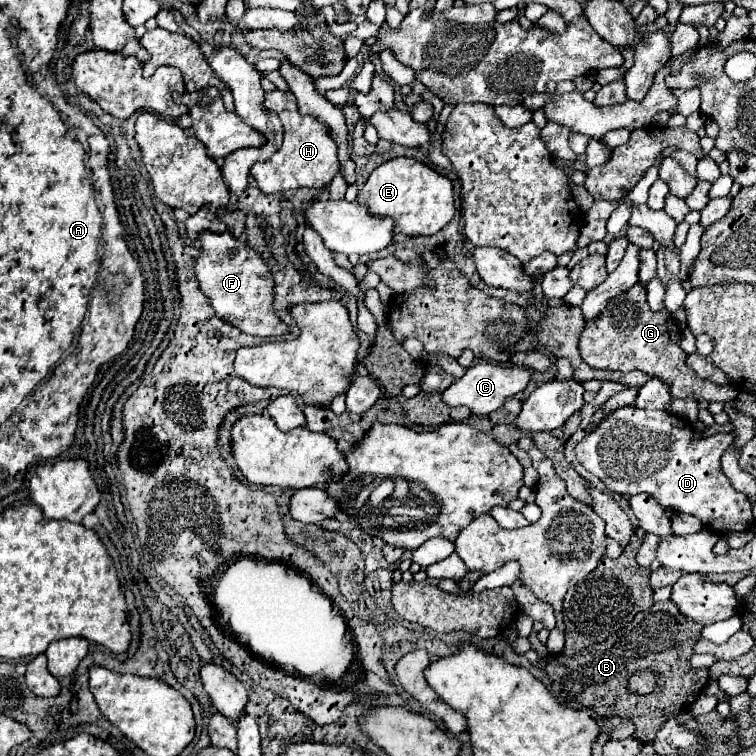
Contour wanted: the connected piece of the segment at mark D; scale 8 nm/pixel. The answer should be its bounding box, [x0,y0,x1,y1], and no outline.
[576,404,754,534]

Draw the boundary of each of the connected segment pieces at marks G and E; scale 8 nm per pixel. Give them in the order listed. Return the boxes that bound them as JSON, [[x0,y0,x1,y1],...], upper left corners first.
[[580,284,736,402],[357,158,456,236]]

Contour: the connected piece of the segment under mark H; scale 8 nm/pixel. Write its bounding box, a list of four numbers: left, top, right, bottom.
[250,92,340,194]

